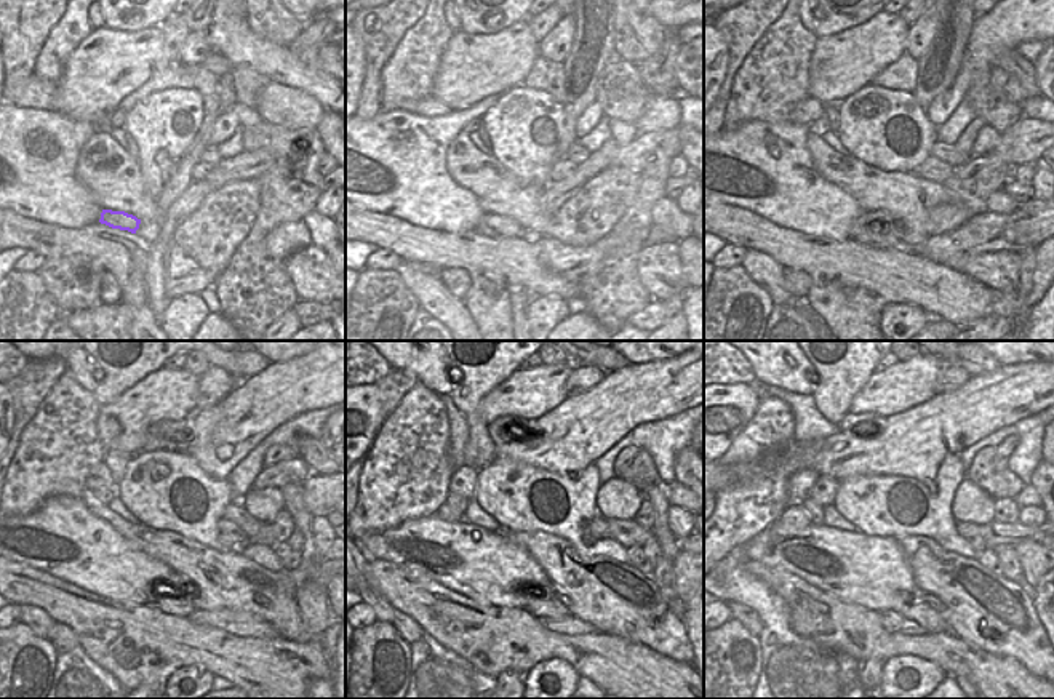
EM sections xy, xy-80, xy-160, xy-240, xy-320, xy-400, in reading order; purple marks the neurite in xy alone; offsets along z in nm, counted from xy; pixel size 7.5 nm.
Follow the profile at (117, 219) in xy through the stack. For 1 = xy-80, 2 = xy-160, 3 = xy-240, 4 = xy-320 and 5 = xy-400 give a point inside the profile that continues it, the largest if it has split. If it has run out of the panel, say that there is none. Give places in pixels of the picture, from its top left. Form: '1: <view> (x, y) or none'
1: xy-80 (496, 227)
2: xy-160 (878, 229)
3: xy-240 (167, 591)
4: xy-320 (550, 607)
5: xy-400 (918, 610)

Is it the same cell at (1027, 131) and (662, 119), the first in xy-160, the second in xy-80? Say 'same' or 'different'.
different

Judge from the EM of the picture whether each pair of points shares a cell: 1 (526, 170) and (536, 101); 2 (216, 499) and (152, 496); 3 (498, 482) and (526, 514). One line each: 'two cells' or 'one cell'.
1: one cell
2: one cell
3: one cell

